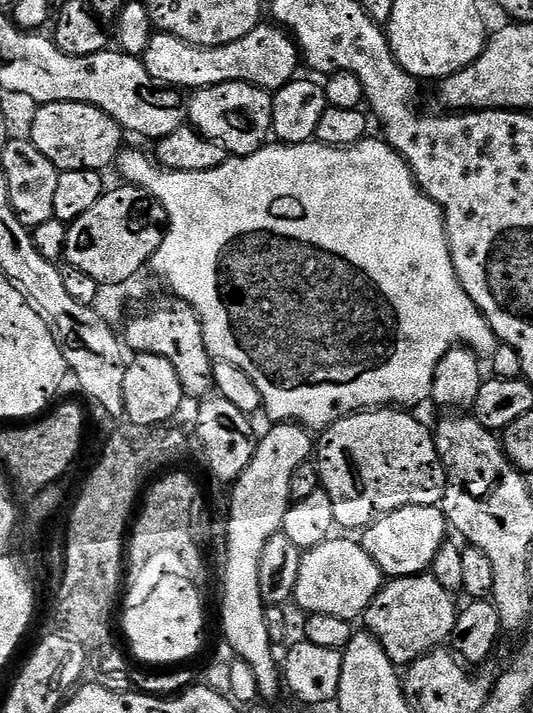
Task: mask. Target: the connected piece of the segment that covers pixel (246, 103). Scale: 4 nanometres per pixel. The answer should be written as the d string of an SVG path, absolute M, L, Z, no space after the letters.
M242 81L197 88L186 100L186 120L210 142L218 142L232 156L249 156L265 147L272 130L272 96L263 88Z

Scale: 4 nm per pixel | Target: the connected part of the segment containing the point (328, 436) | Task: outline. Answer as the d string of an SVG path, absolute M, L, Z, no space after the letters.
M381 406L353 412L328 425L319 433L314 448L314 465L319 487L330 498L337 525L363 530L387 512L406 506L436 506L444 496L444 470L431 427L396 406Z

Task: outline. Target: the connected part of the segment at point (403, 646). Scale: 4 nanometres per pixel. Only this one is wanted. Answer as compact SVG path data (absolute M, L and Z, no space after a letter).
M419 574L416 576L398 576L389 579L380 589L380 593L370 602L370 606L362 617L363 627L382 646L393 664L407 666L423 656L433 648L443 645L444 639L449 639L456 626L456 614L458 604L452 601L449 589L442 582L438 582L431 574Z

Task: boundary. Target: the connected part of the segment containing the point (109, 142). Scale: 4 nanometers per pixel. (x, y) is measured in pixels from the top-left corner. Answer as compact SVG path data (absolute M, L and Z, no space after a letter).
M82 102L41 104L34 114L31 142L54 162L61 172L90 170L100 172L117 163L125 133L110 114Z

